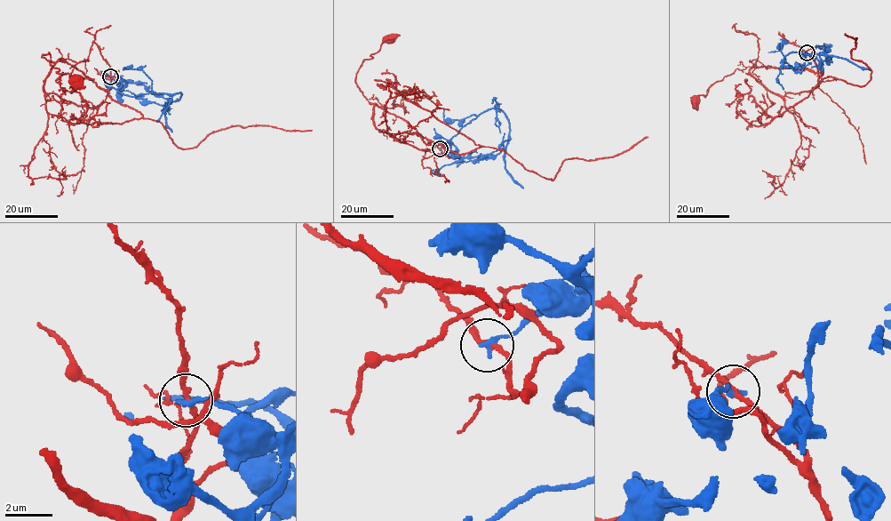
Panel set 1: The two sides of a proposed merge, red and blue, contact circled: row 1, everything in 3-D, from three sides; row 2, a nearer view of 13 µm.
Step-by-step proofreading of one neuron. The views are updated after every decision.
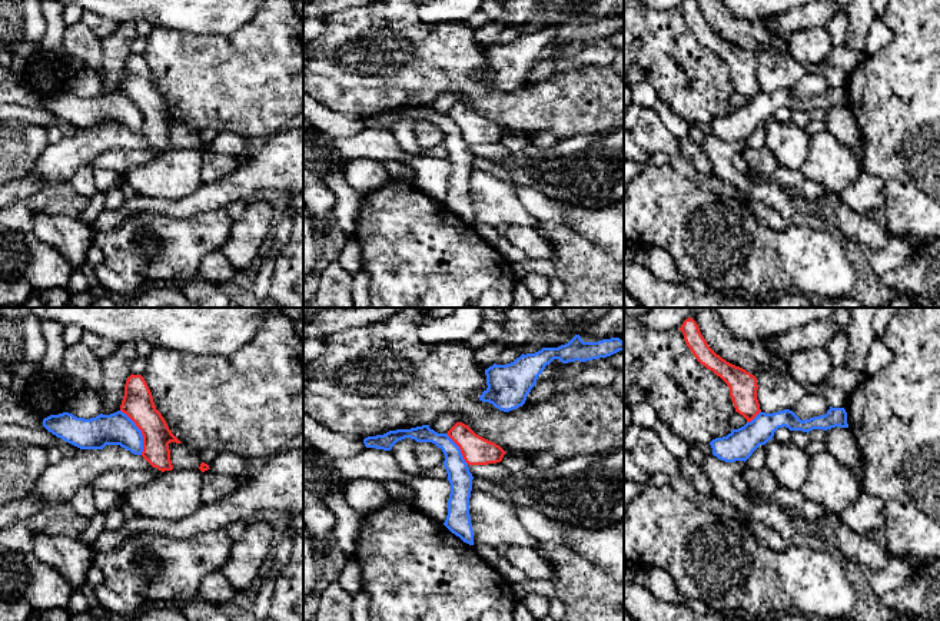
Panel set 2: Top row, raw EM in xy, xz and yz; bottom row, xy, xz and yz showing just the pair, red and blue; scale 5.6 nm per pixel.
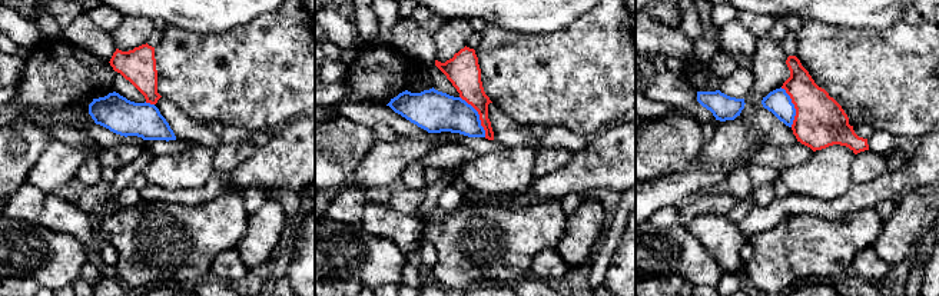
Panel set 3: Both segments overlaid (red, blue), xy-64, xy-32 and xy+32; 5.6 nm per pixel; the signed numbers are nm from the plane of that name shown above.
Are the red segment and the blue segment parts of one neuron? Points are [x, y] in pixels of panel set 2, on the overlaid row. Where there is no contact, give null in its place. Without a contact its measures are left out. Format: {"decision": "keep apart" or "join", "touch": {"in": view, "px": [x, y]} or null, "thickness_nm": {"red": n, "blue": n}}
{"decision": "keep apart", "touch": {"in": "xy", "px": [142, 432]}, "thickness_nm": {"red": 180, "blue": 180}}

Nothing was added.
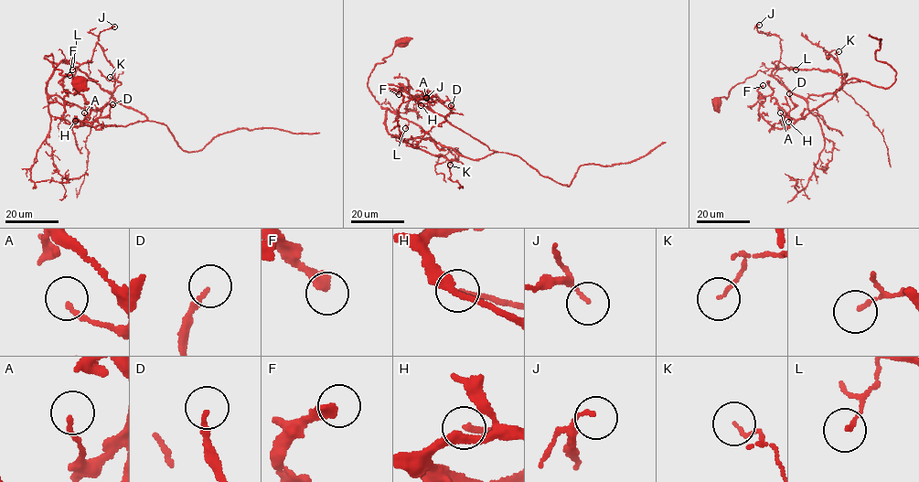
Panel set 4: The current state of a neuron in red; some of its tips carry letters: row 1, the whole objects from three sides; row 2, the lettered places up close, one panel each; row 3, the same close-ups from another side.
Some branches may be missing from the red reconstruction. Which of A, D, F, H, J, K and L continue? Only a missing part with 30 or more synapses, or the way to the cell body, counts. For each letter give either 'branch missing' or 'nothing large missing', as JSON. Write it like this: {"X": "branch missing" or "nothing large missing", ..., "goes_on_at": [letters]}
{"A": "nothing large missing", "D": "nothing large missing", "F": "nothing large missing", "H": "nothing large missing", "J": "nothing large missing", "K": "nothing large missing", "L": "nothing large missing", "goes_on_at": []}

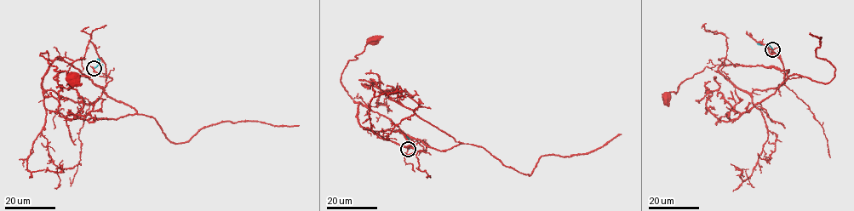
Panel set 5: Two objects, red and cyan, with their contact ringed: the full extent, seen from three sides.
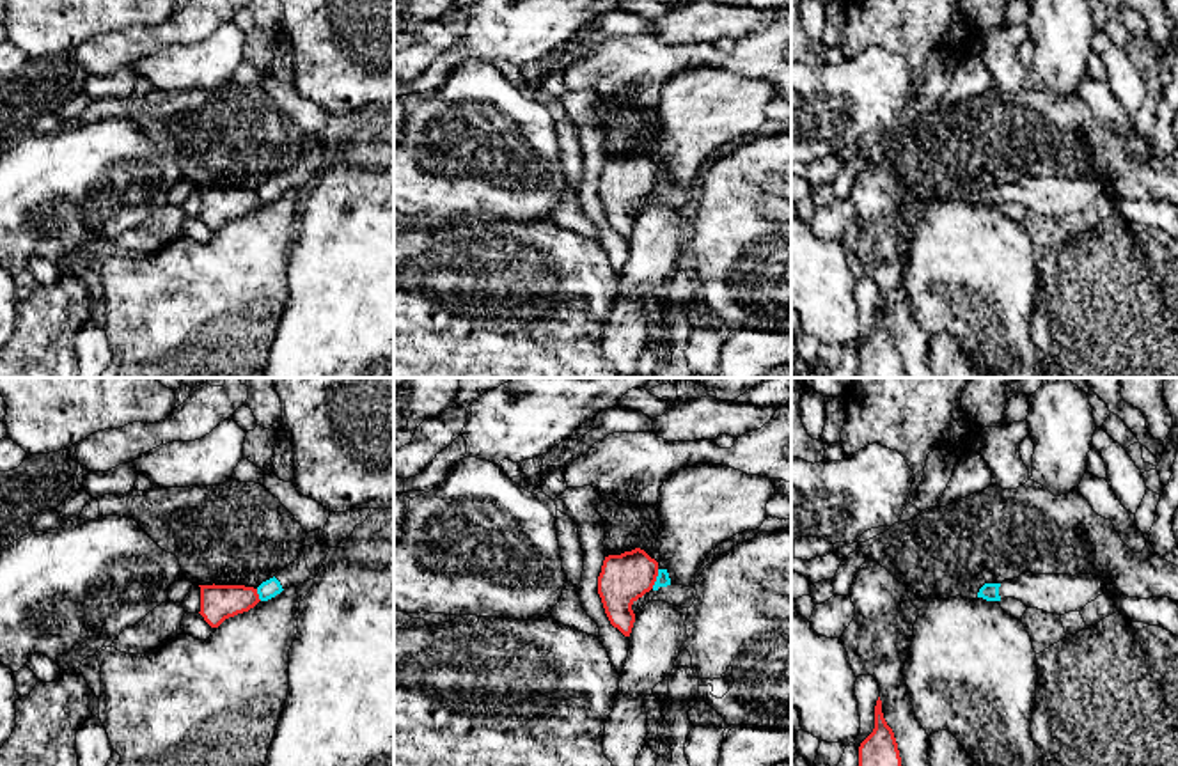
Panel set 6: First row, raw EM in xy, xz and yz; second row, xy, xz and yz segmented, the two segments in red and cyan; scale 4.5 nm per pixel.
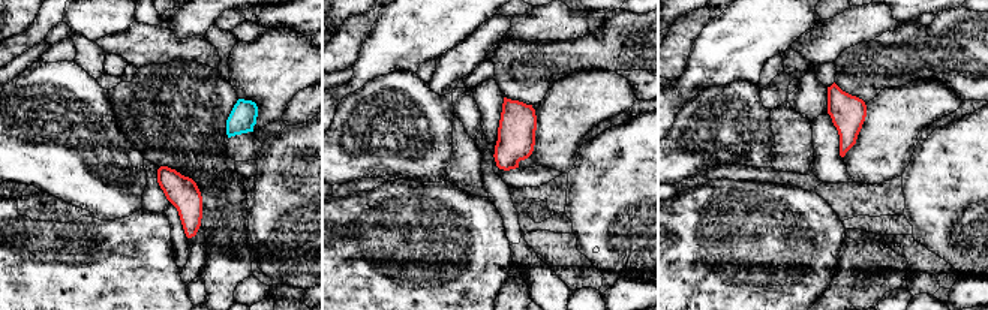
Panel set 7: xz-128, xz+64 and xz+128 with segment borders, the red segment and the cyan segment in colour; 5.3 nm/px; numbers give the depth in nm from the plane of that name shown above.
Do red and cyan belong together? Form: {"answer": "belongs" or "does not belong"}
{"answer": "does not belong"}

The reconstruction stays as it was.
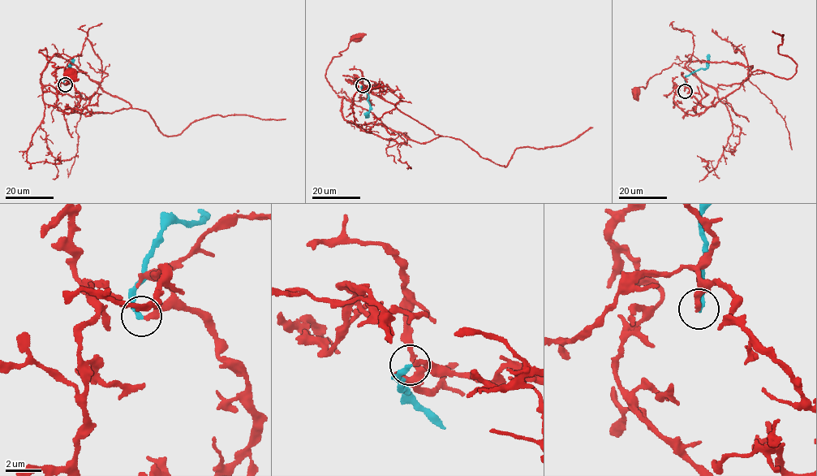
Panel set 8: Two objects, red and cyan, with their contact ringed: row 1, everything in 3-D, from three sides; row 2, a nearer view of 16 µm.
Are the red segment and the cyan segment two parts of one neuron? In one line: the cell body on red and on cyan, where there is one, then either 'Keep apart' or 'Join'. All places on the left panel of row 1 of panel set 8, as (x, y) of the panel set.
Soma of red: (71, 73). Soma of cyan: none. Keep apart

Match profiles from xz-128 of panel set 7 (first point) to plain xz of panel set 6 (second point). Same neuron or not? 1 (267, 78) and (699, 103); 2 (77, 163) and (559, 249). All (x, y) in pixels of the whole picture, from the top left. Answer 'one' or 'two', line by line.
1: one
2: two

